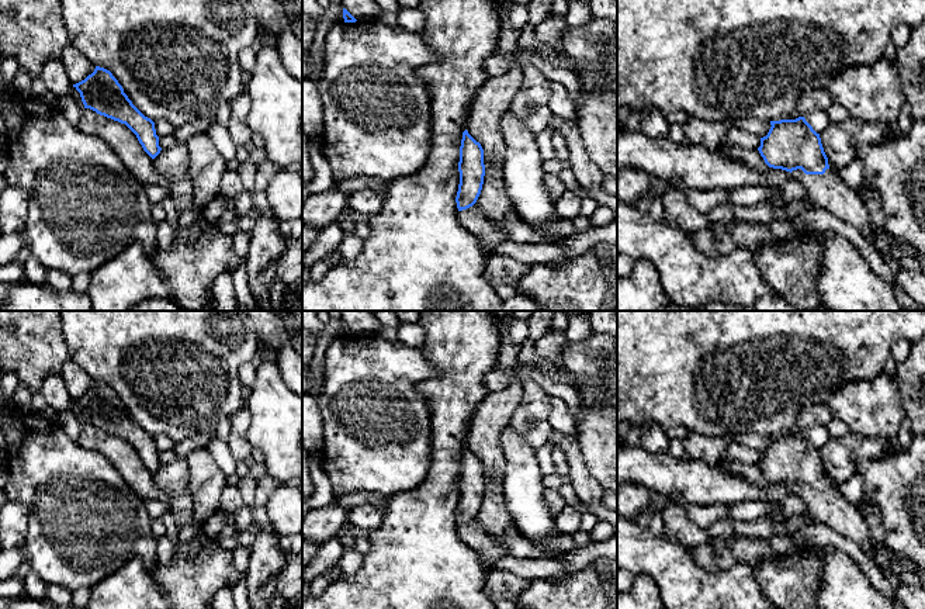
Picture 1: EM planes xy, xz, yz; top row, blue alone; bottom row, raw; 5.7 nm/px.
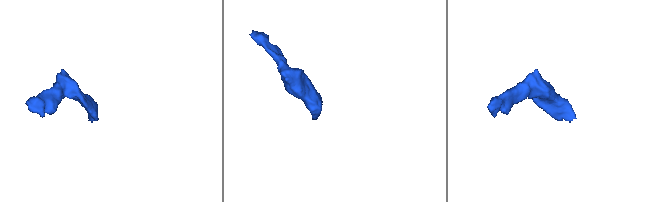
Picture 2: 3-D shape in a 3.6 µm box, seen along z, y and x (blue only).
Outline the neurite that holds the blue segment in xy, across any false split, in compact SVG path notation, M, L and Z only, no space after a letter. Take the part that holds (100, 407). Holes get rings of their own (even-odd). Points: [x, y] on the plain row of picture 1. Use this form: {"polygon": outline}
{"polygon": "M96 381L91 390L73 402L80 408L84 423L125 439L152 474L160 468L155 437L132 419L110 385Z"}

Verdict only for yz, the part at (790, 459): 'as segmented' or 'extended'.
extended

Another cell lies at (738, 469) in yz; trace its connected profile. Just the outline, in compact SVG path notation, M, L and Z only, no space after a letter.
M720 457L717 466L723 471L742 477L759 488L766 488L769 485L769 481L765 478L758 464L744 464L739 461L725 460Z

